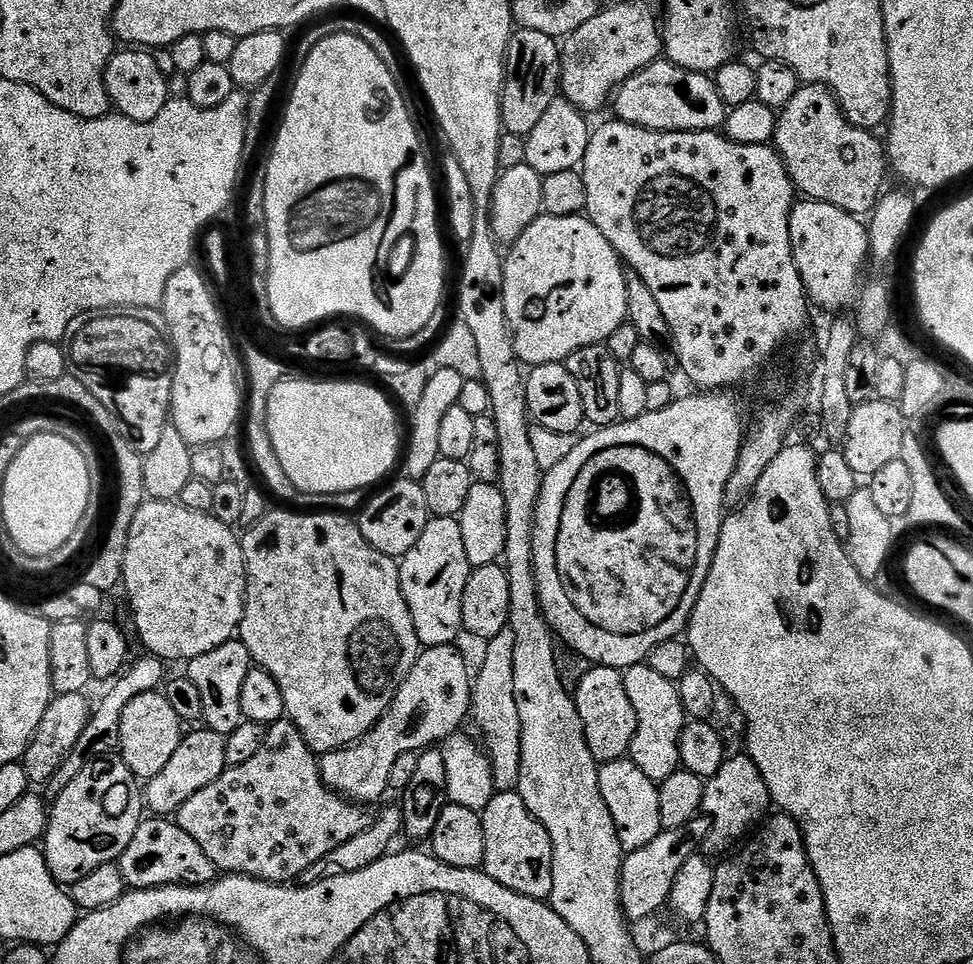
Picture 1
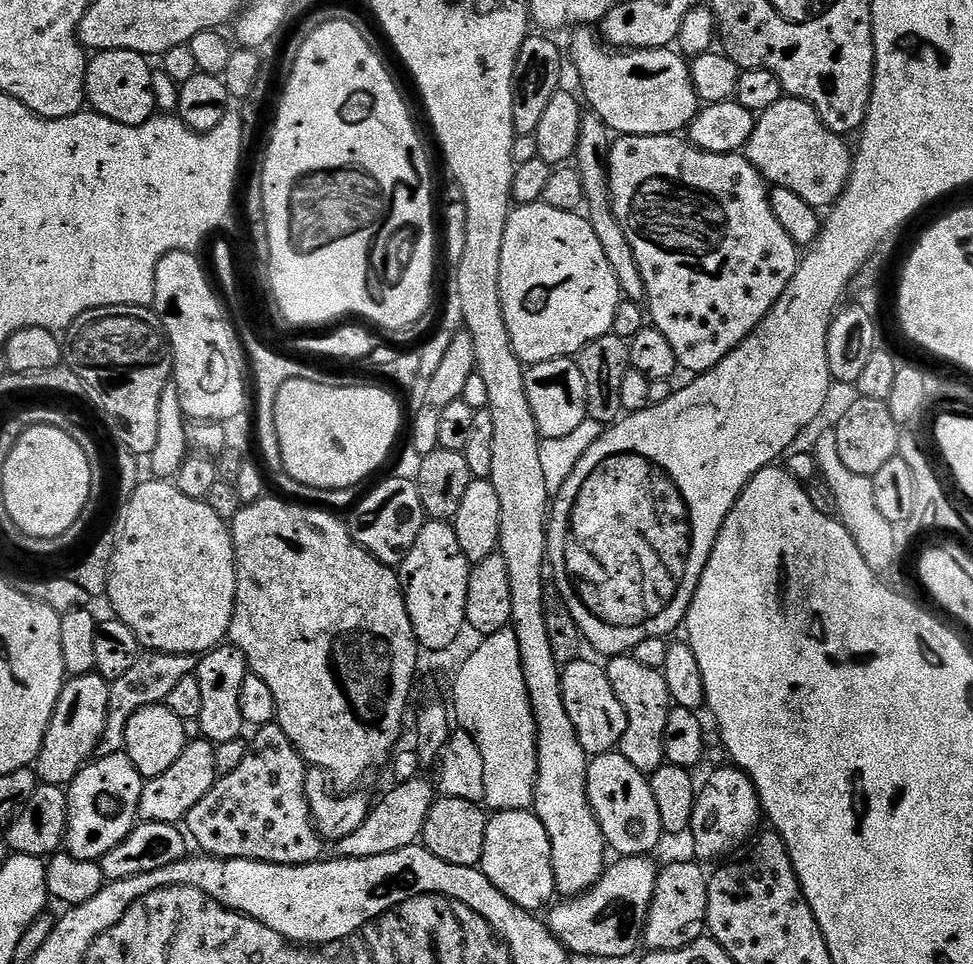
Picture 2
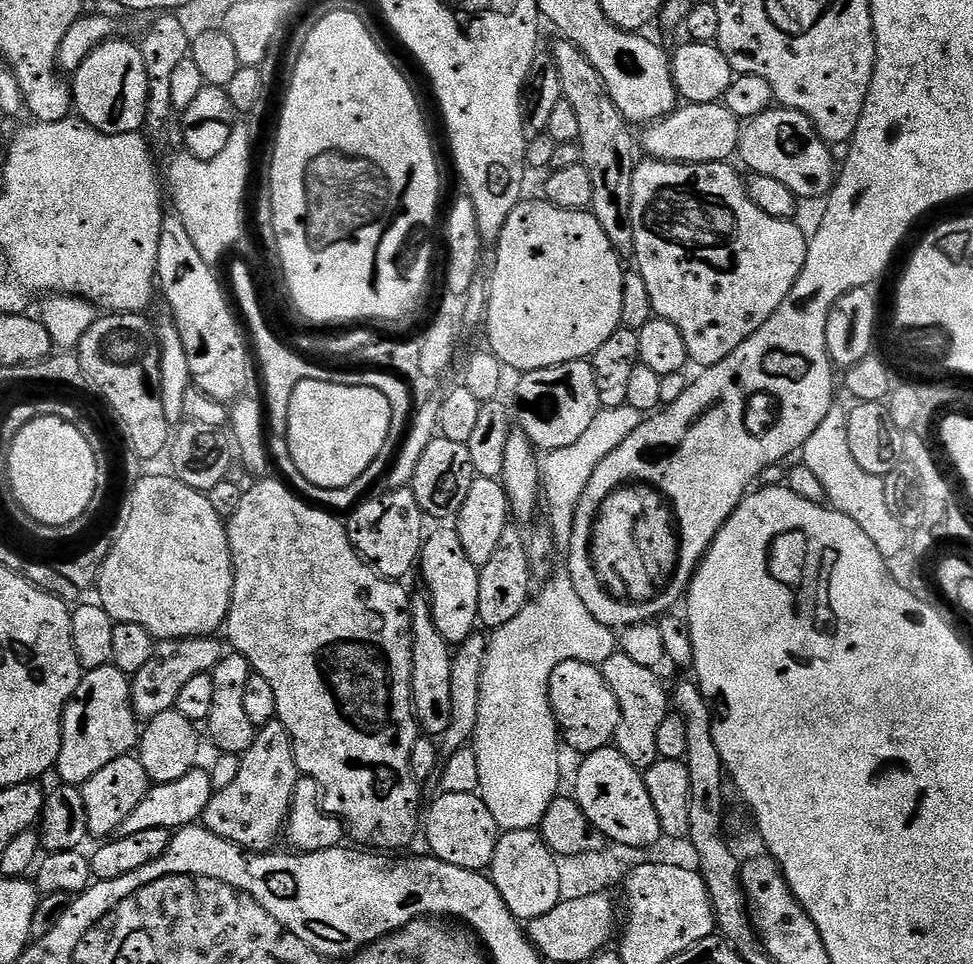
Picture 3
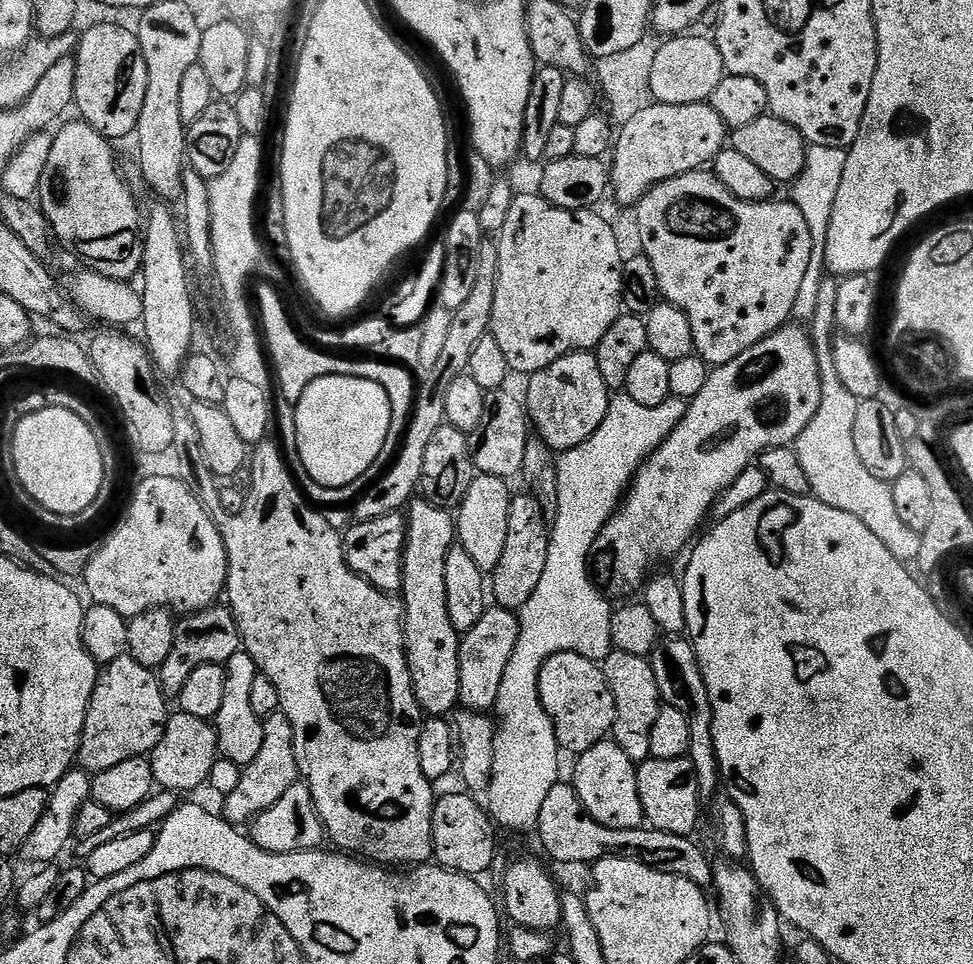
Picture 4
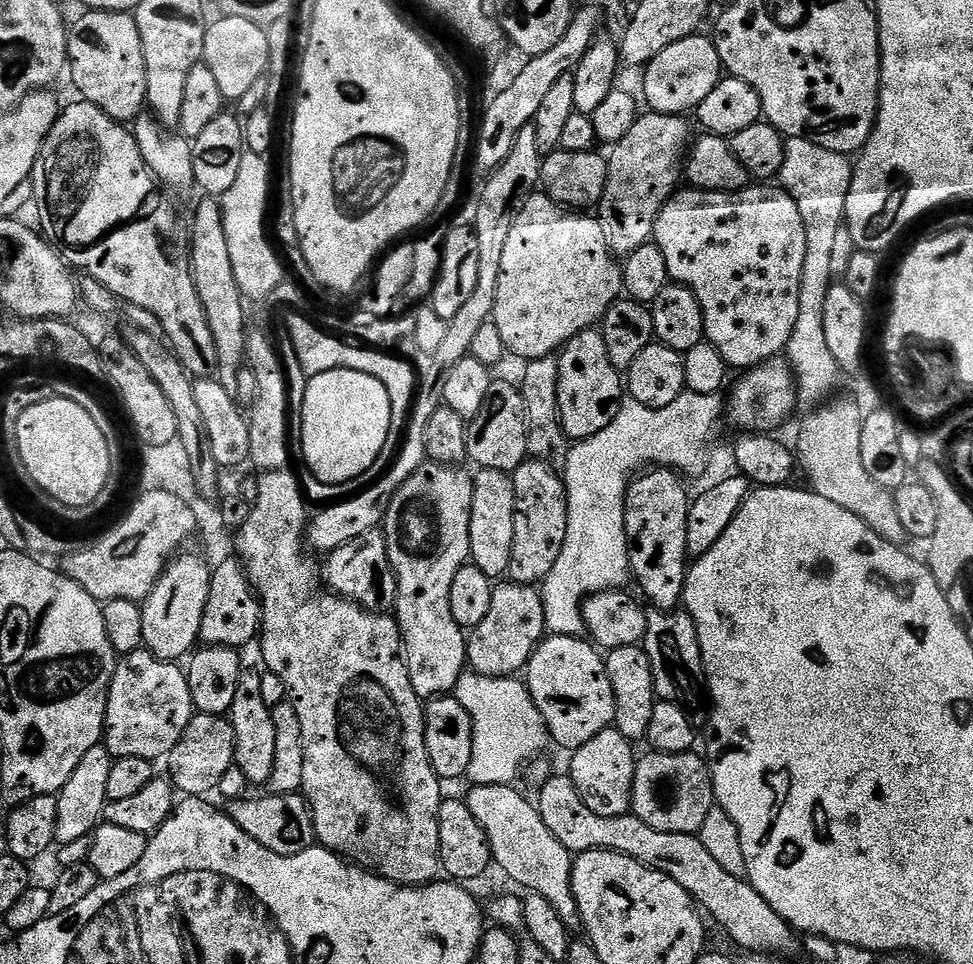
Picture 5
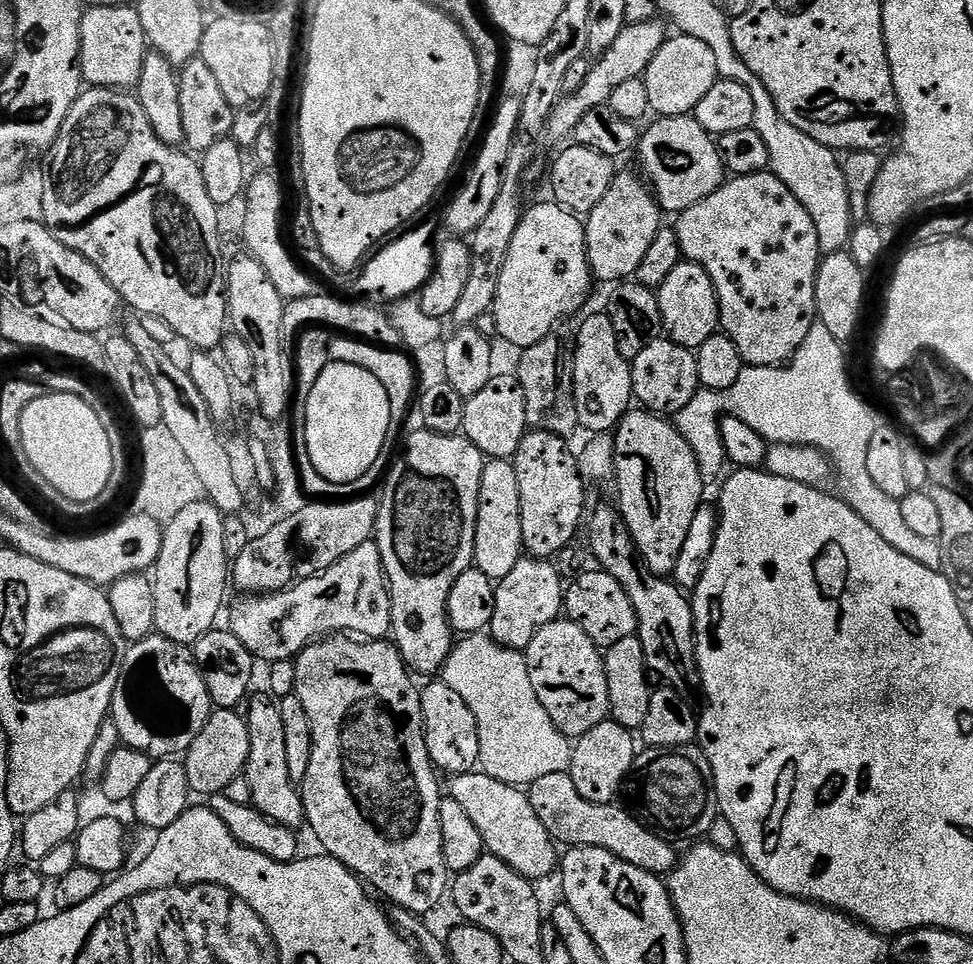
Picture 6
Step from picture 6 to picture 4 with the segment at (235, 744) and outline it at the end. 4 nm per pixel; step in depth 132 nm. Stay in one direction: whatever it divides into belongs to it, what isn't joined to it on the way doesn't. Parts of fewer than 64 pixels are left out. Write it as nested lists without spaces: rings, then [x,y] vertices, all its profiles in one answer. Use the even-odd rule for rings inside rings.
[[[176,710],[169,715],[162,742],[158,742],[150,759],[157,785],[165,792],[183,794],[192,792],[195,788],[203,789],[207,785],[210,770],[219,756],[220,747],[215,727],[202,718],[194,718],[194,714]]]

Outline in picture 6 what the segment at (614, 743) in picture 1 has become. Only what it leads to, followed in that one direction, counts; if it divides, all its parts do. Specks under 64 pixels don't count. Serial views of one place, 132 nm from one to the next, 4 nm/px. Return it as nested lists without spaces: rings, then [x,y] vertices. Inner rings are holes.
[[[561,618],[542,626],[526,650],[531,685],[554,726],[569,738],[585,736],[609,719],[610,694],[601,649],[574,622]]]

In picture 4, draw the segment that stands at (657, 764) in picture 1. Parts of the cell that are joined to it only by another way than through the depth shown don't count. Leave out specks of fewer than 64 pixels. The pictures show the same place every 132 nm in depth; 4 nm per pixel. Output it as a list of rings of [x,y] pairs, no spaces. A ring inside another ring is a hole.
[[[613,650],[602,661],[604,677],[608,680],[610,690],[614,694],[614,706],[616,717],[610,733],[611,739],[625,751],[633,762],[649,759],[651,728],[658,719],[662,707],[660,691],[658,690],[658,678],[654,678],[654,670],[649,657],[638,654],[626,654]]]

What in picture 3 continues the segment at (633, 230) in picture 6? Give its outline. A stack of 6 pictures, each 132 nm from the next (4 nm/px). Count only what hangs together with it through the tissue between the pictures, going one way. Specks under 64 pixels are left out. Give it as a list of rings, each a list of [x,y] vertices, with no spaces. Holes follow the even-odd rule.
[[[723,103],[690,104],[677,107],[669,116],[645,127],[644,148],[654,160],[669,160],[675,164],[718,164],[737,155],[742,121]]]

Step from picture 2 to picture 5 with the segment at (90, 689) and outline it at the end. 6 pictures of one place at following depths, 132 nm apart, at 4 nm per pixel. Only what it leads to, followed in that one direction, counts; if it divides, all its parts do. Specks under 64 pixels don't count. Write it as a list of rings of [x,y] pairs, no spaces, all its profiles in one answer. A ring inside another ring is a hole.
[[[141,650],[120,656],[108,687],[104,739],[108,753],[117,760],[146,758],[163,761],[178,746],[190,719],[188,678],[179,663],[159,660],[153,652]]]

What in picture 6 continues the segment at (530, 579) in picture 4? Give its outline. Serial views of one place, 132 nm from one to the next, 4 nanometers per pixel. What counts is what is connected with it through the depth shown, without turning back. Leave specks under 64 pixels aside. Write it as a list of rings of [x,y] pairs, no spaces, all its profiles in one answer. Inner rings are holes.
[[[529,430],[526,435],[522,438],[522,442],[518,446],[515,456],[512,457],[512,465],[514,470],[518,474],[518,502],[522,502],[522,542],[524,543],[524,551],[529,557],[538,560],[552,560],[556,558],[556,555],[571,542],[576,536],[576,531],[581,531],[582,525],[586,520],[586,508],[584,512],[584,487],[586,487],[586,481],[583,474],[580,472],[580,461],[575,451],[571,452],[568,449],[569,441],[558,434],[544,432],[544,431],[533,431]]]

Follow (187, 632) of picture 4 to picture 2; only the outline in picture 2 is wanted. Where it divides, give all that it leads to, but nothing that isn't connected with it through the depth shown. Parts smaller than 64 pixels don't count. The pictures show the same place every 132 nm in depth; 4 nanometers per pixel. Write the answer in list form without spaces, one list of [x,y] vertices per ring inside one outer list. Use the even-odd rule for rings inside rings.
[[[145,651],[134,662],[134,666],[128,673],[122,674],[122,678],[111,681],[110,706],[108,707],[108,721],[104,731],[104,739],[97,748],[99,757],[109,757],[110,754],[124,751],[124,739],[126,738],[126,726],[138,710],[146,706],[154,706],[167,701],[170,690],[182,682],[182,678],[193,675],[198,663],[197,657],[186,654],[170,654],[169,652]]]

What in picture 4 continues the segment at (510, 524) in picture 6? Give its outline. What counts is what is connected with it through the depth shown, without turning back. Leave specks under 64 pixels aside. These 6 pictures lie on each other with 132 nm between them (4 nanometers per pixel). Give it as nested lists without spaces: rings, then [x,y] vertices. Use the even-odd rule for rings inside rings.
[[[478,474],[474,482],[470,482],[470,490],[466,490],[466,498],[454,516],[459,547],[464,548],[486,574],[496,569],[502,558],[502,549],[506,547],[506,521],[510,518],[510,502],[514,495],[513,489],[508,487],[507,480]]]

